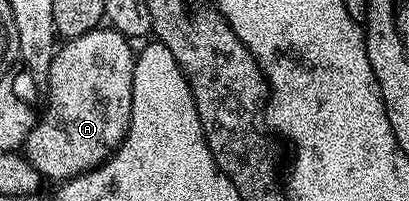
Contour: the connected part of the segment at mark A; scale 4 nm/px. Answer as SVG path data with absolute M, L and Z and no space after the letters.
M97 27L88 33L83 33L77 37L65 40L56 50L52 57L50 69L46 78L48 84L48 106L44 109L44 114L39 114L38 120L33 124L32 130L28 133L27 139L22 146L23 156L27 157L29 166L40 172L41 178L52 180L52 183L63 183L69 181L71 177L77 177L83 173L89 173L91 169L97 169L103 161L108 160L124 140L124 132L130 123L130 111L132 110L132 80L134 79L134 67L136 58L134 49L131 49L129 38L122 36L117 29L111 27Z

